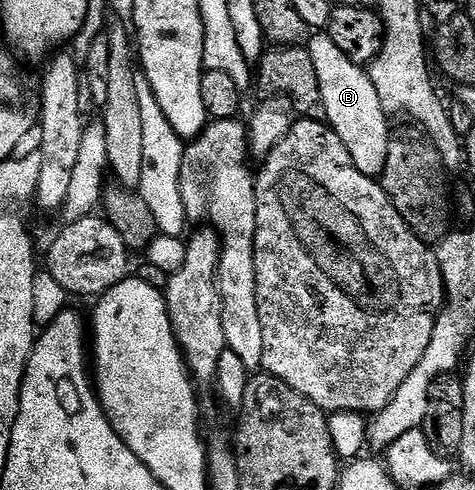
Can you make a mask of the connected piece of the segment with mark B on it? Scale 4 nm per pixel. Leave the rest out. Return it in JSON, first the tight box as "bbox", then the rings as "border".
{"bbox":[306,34,393,177],"border":[[[325,34],[312,35],[306,50],[313,58],[313,70],[317,70],[326,123],[337,134],[337,138],[345,142],[345,150],[349,150],[349,158],[353,158],[353,166],[357,166],[361,174],[382,177],[385,154],[389,152],[393,132],[387,129],[389,117],[381,106],[381,98],[377,98],[377,90],[373,90],[368,69],[349,62],[349,58],[345,58],[345,54],[341,54],[341,49],[333,43],[333,38]]]}

